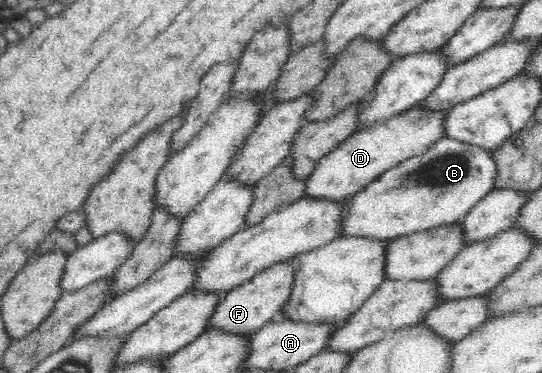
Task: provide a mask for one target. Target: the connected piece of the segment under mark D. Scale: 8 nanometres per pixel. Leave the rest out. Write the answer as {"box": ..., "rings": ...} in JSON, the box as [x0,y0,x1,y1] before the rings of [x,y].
{"box":[304,108,445,202],"rings":[[[419,108],[411,109],[385,120],[377,122],[375,126],[365,128],[363,132],[353,132],[338,147],[322,156],[304,180],[304,197],[313,200],[328,200],[329,202],[342,202],[347,197],[355,195],[375,180],[382,172],[412,156],[419,156],[432,142],[444,136],[442,120],[445,112],[422,112]]]}

